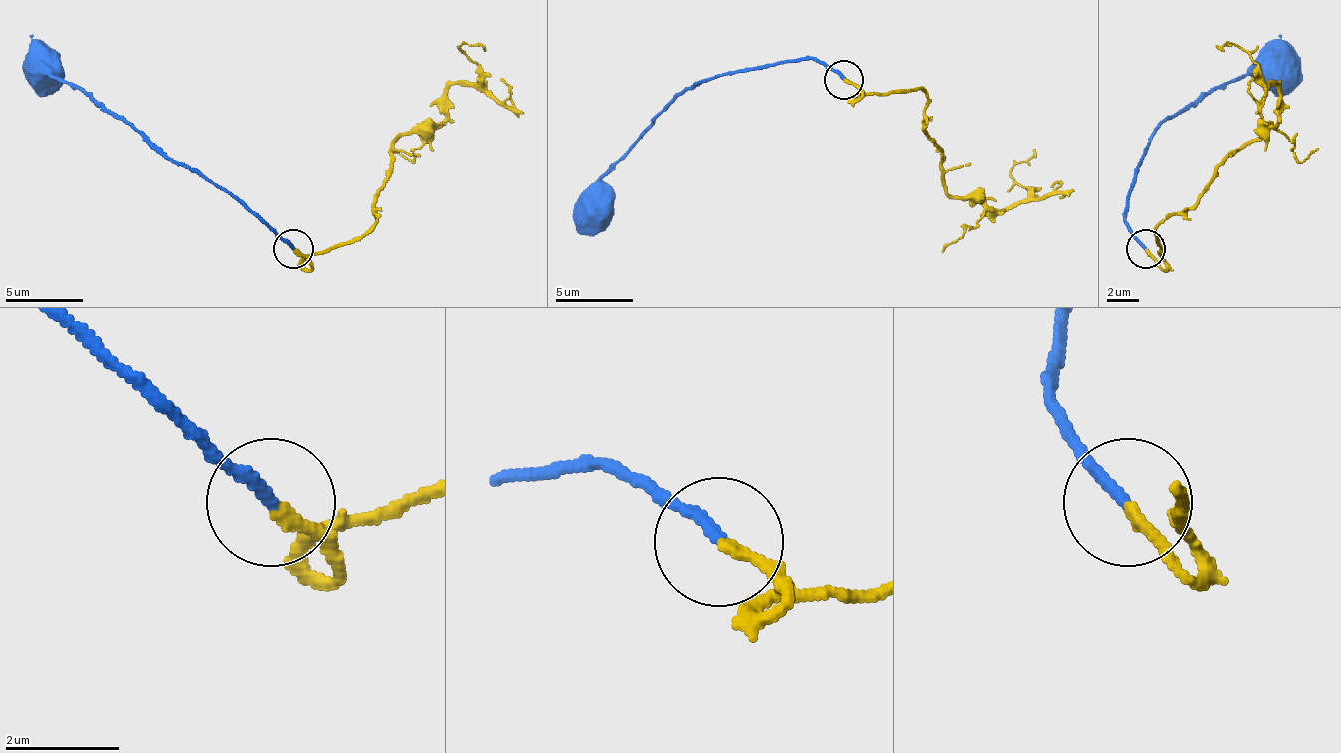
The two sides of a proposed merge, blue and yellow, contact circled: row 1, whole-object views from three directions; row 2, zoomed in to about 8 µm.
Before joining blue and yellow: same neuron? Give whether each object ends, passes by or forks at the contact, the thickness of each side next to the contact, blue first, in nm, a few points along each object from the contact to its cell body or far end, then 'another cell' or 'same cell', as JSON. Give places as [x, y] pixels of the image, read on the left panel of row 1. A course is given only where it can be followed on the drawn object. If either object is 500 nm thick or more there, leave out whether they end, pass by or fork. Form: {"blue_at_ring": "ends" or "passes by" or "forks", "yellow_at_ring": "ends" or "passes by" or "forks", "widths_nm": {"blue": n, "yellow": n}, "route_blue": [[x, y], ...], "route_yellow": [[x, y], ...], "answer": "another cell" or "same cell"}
{"blue_at_ring": "ends", "yellow_at_ring": "ends", "widths_nm": {"blue": 220, "yellow": 200}, "route_blue": [[292, 247], [233, 196], [167, 161], [144, 138], [85, 91], [26, 60]], "route_yellow": [[292, 251], [327, 251], [378, 220], [390, 146], [429, 134], [448, 87], [476, 79], [460, 48], [484, 52]], "answer": "same cell"}

